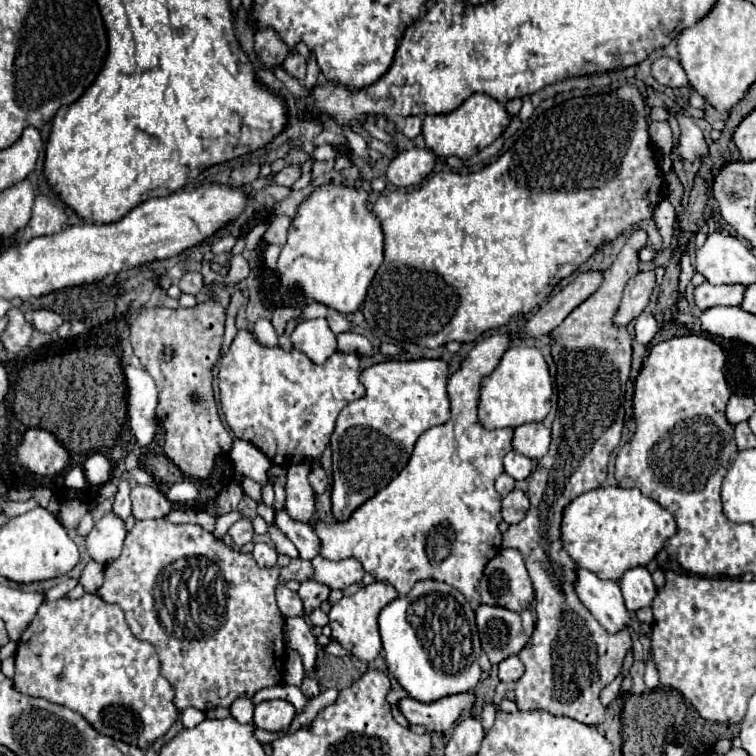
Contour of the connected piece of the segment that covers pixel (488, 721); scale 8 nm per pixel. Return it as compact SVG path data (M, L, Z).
M494 704L484 706L484 710L482 710L482 726L484 726L484 734L490 732L490 728L494 726L494 720L496 720L496 706L494 706Z

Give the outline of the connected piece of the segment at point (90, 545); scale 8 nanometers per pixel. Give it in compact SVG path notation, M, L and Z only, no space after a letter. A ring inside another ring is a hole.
M114 512L104 514L86 536L88 554L102 566L116 560L122 550L122 542L126 538L126 524Z

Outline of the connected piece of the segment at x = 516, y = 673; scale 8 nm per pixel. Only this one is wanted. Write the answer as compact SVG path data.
M518 656L506 658L506 660L500 662L500 666L498 666L498 678L500 678L502 682L516 682L516 680L520 680L522 674L524 674L524 664L520 662Z

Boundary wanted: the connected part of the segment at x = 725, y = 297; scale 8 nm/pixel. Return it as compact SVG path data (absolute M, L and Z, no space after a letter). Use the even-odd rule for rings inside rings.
M704 282L694 290L694 300L700 310L712 308L712 306L740 306L744 290L746 290L744 286L736 286L736 284L712 286L710 282Z

